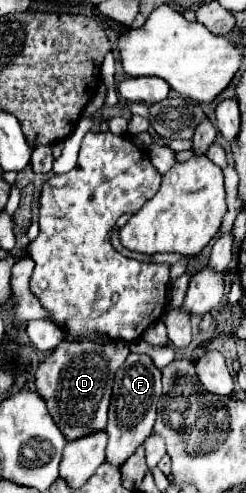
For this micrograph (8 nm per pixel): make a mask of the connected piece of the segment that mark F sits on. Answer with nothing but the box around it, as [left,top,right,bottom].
[107,353,161,465]

